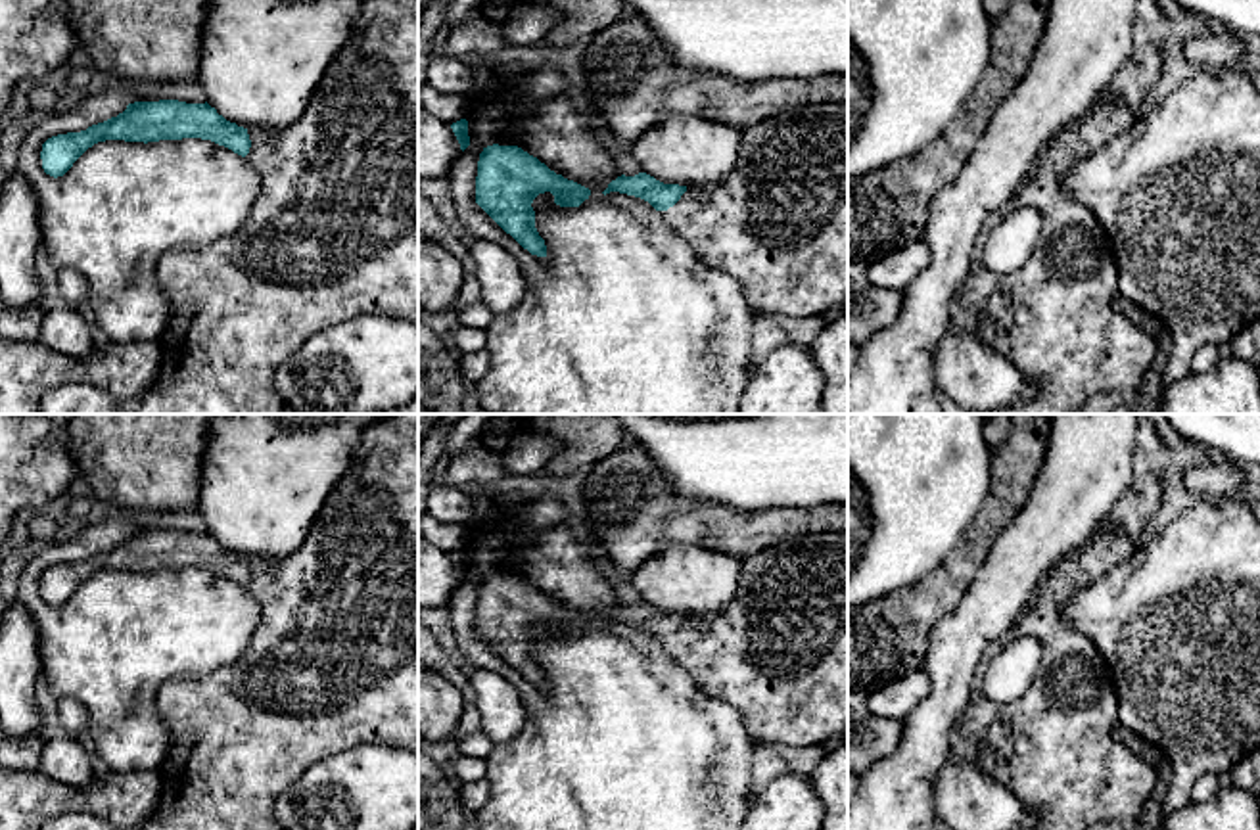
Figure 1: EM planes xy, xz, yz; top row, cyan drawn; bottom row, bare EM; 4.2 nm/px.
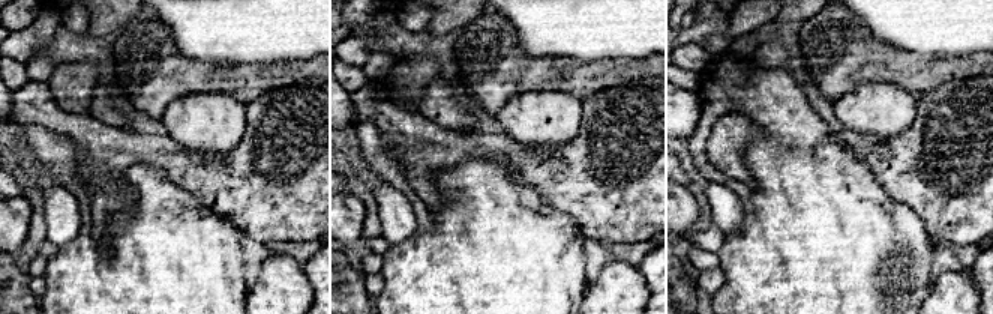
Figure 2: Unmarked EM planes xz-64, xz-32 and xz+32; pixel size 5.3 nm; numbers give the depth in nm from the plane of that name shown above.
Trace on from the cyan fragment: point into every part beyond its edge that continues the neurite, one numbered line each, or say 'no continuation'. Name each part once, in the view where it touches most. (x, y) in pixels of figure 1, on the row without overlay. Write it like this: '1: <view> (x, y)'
1: xz (777, 654)

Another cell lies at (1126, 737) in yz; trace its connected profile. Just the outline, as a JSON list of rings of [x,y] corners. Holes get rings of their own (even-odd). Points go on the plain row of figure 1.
[[[1122,723],[1114,725],[1112,736],[1116,742],[1120,742],[1139,757],[1149,761],[1156,774],[1155,790],[1151,792],[1139,818],[1130,824],[1130,830],[1162,830],[1162,822],[1164,822],[1162,803],[1172,778],[1172,765],[1168,757],[1162,753],[1160,748],[1147,742],[1143,736],[1124,726]]]

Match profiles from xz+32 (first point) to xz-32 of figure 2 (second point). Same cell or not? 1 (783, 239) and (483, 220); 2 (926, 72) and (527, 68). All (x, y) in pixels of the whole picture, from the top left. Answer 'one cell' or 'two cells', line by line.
1: one cell
2: one cell

